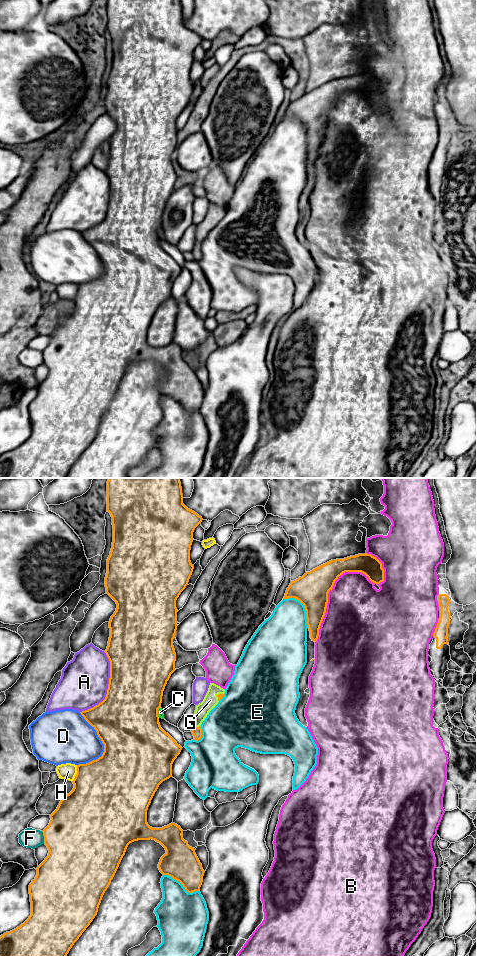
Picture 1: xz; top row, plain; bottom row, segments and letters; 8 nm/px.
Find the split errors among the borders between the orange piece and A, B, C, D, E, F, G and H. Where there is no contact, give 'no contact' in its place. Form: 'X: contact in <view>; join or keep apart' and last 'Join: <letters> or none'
A: contact in xz; keep apart
B: contact in xz; keep apart
C: contact in xz; keep apart
D: contact in xz; keep apart
E: contact in xz; keep apart
F: contact in xz; keep apart
G: contact in xz; keep apart
H: contact in xz; keep apart
Join: none

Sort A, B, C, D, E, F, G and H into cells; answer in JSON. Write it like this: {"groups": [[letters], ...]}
{"groups": [["A"], ["B"], ["C"], ["D"], ["E"], ["F"], ["G"], ["H"]]}

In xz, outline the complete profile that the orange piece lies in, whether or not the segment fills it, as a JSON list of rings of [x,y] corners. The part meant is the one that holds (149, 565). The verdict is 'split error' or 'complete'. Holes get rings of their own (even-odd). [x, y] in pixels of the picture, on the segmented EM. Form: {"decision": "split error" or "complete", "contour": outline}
{"decision": "complete", "contour": [[[108,478],[107,481],[107,511],[112,517],[113,542],[107,559],[107,573],[105,577],[106,593],[116,602],[117,608],[109,621],[110,637],[107,649],[104,651],[110,661],[110,678],[105,699],[98,705],[80,712],[84,719],[96,730],[98,737],[104,744],[101,757],[86,764],[77,765],[77,774],[72,781],[73,790],[59,803],[57,809],[50,815],[49,825],[42,831],[44,844],[49,853],[45,860],[36,868],[37,875],[29,885],[31,915],[16,929],[0,936],[0,956],[67,956],[74,943],[97,915],[102,897],[109,887],[119,864],[125,855],[128,845],[138,840],[155,840],[166,850],[161,857],[158,868],[163,875],[168,875],[179,881],[188,893],[199,891],[205,871],[202,868],[194,848],[183,839],[183,830],[175,823],[162,828],[152,828],[147,823],[147,810],[159,785],[172,777],[172,764],[180,754],[182,747],[166,733],[160,726],[158,709],[161,708],[162,696],[167,681],[175,671],[176,653],[173,646],[177,630],[176,600],[188,585],[194,566],[190,561],[190,550],[193,542],[193,532],[201,524],[202,517],[188,509],[183,504],[183,494],[180,478]]]}

